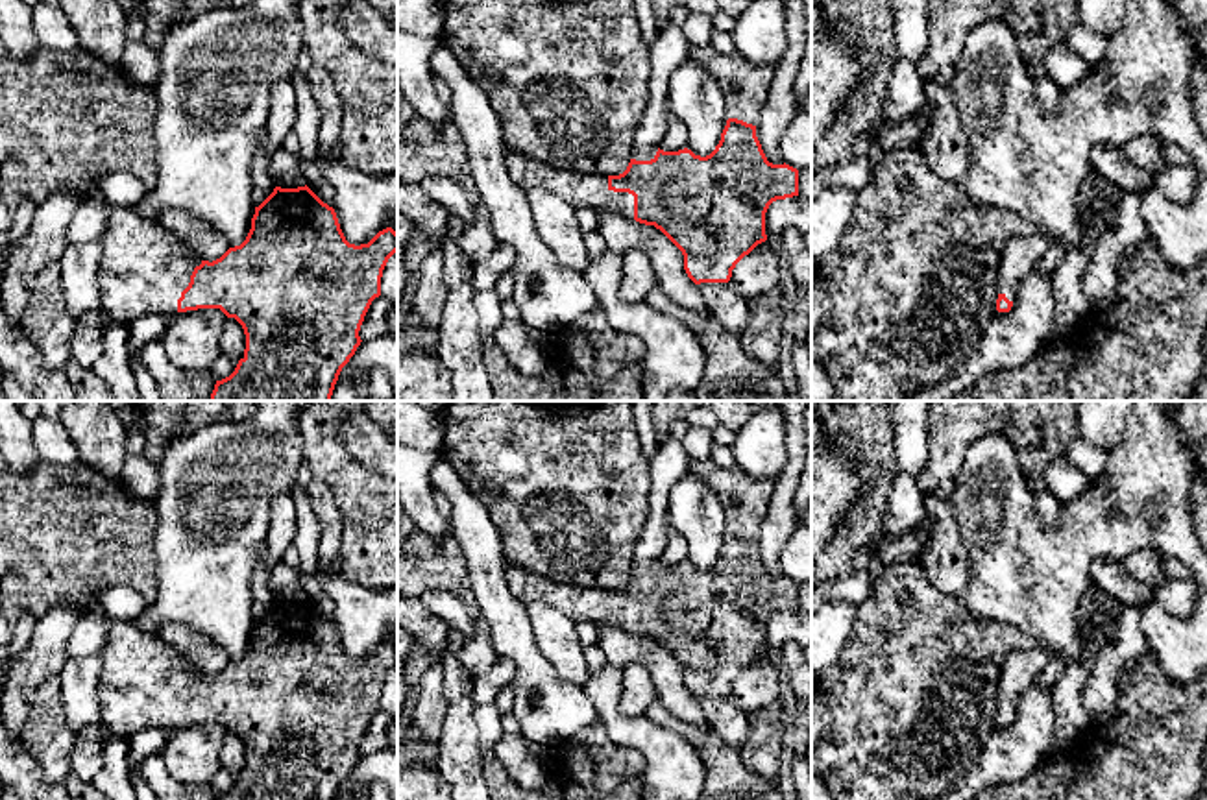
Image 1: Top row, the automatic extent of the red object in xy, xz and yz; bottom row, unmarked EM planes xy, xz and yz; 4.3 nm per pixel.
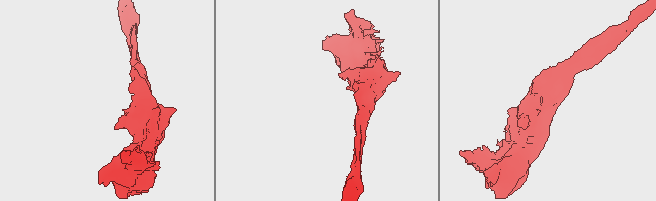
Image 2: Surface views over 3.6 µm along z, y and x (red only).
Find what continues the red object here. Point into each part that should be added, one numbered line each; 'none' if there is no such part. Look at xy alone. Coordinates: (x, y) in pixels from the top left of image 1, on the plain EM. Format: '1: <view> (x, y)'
1: xy (145, 682)

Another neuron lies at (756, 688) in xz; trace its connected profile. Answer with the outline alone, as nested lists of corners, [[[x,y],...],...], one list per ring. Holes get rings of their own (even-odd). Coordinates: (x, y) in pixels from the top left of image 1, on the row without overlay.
[[[767,652],[736,678],[728,698],[750,715],[778,702],[780,678],[778,658]]]

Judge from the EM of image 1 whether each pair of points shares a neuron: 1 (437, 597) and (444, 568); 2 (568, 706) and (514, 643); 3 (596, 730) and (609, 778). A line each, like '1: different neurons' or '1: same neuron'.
1: different neurons
2: same neuron
3: same neuron

